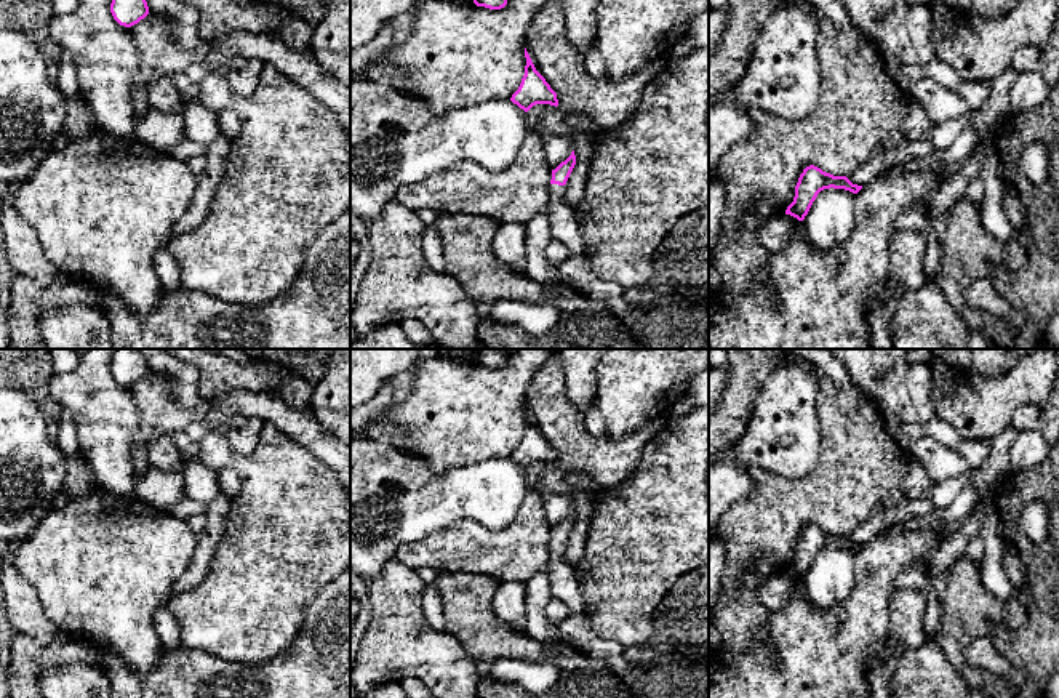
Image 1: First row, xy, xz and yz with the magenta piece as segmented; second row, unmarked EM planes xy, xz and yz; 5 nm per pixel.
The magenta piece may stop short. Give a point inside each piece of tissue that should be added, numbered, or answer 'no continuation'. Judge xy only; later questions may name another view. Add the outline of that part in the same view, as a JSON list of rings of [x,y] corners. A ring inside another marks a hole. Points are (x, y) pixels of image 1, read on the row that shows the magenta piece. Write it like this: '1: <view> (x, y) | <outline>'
no continuation

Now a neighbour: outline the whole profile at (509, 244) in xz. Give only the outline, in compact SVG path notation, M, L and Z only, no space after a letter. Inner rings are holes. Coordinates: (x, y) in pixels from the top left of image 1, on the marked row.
M498 224L493 239L494 255L512 269L525 274L526 269L526 224Z

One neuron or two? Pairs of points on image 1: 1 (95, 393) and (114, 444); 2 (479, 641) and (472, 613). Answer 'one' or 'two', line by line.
1: one
2: one

